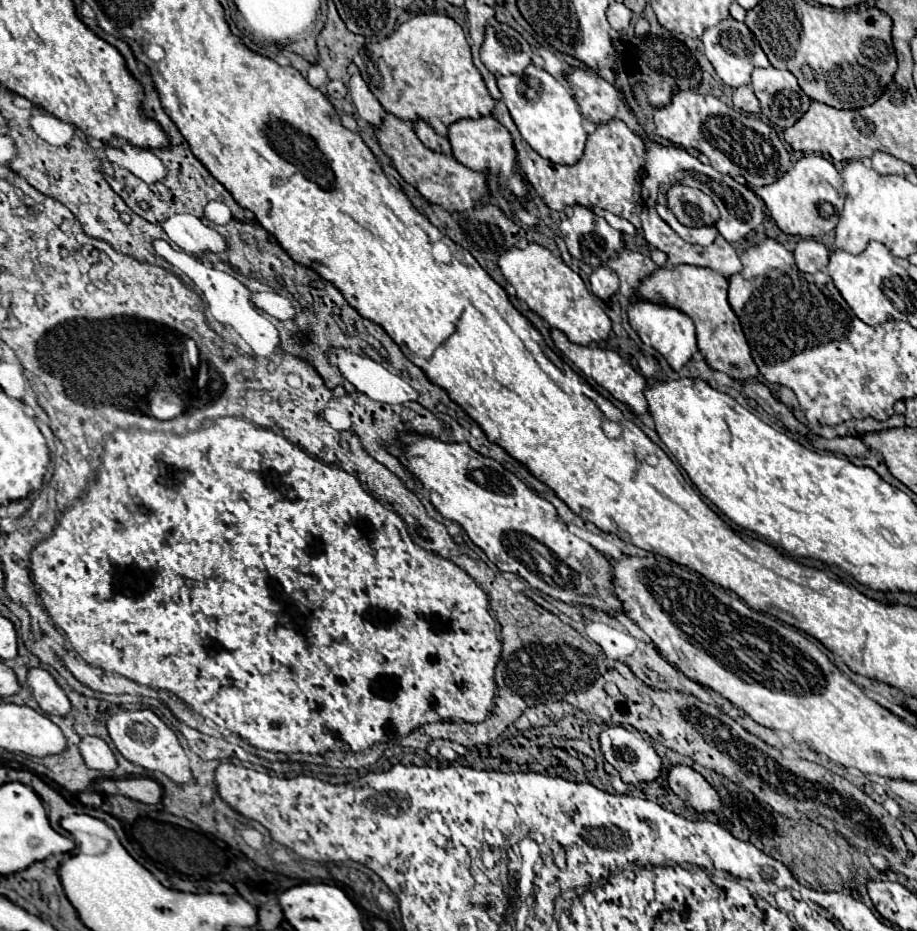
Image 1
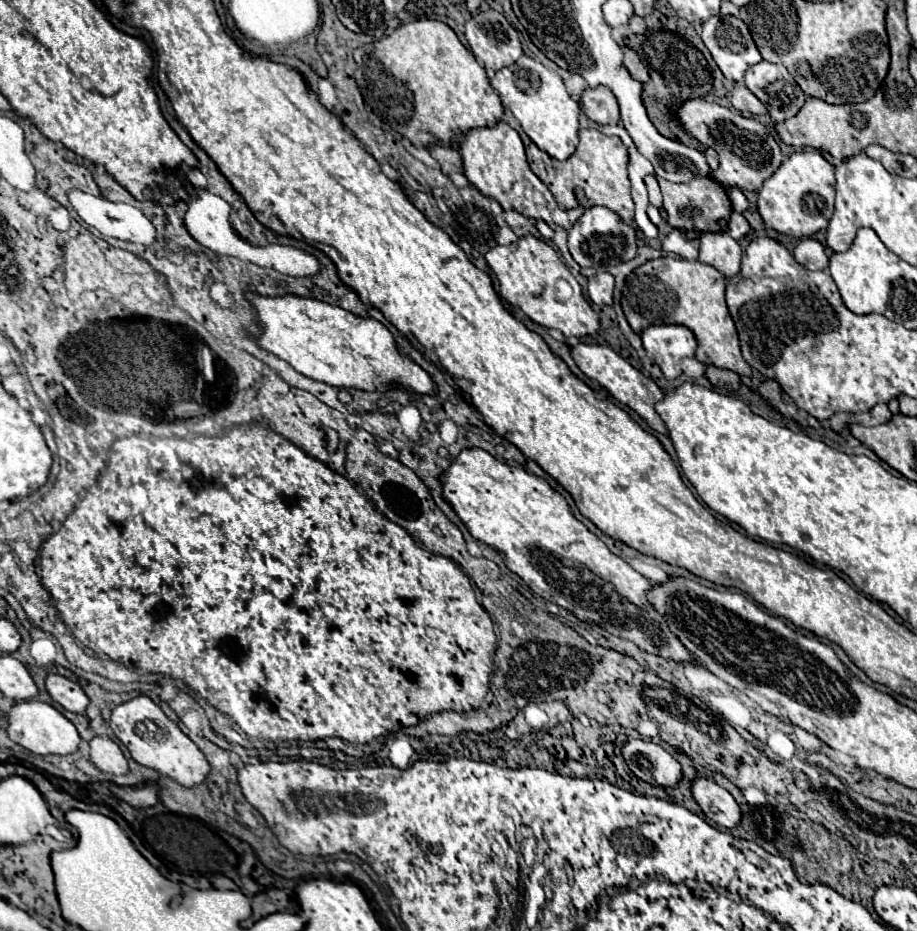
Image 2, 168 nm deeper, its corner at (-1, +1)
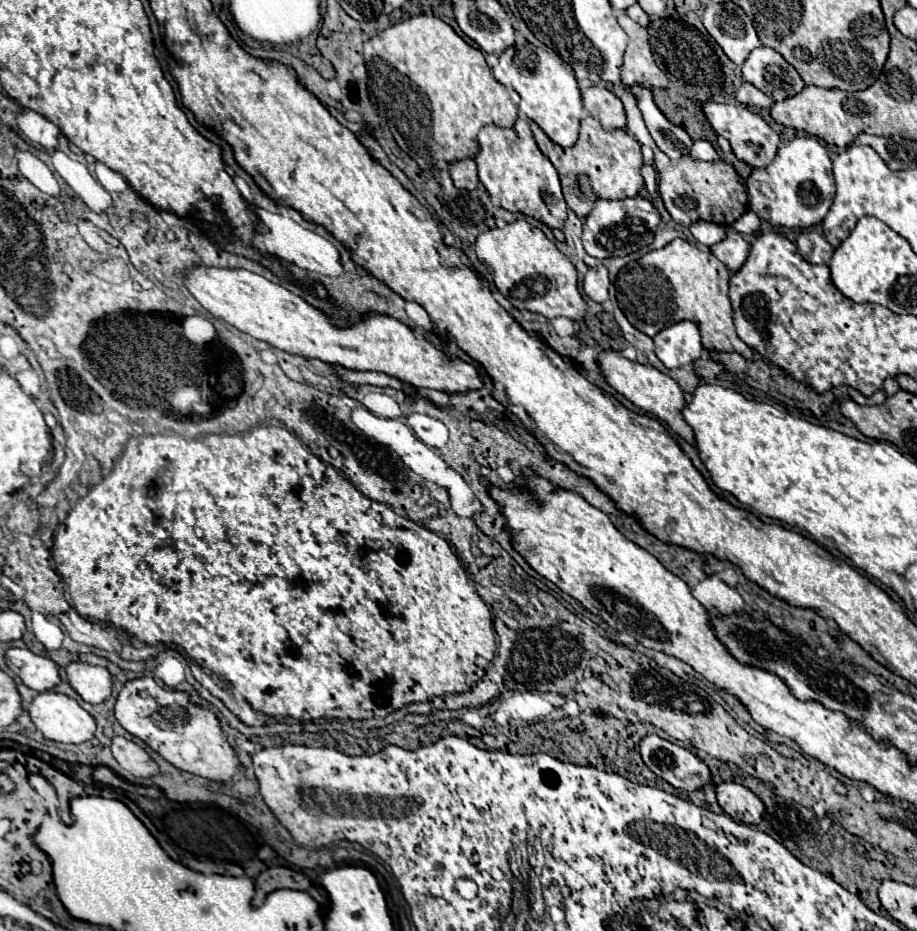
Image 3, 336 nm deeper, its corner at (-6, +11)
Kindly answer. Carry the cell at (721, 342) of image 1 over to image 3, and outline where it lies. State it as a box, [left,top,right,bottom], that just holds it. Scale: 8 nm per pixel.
[615,239,753,361]

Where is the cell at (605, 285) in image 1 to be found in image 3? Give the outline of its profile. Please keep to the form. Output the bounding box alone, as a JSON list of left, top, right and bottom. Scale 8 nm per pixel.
[583,265,609,303]

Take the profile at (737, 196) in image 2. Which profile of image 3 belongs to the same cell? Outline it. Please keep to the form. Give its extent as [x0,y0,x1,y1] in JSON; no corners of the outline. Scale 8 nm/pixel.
[745,137,835,229]

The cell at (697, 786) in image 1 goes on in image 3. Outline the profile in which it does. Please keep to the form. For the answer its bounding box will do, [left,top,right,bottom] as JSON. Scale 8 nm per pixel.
[715,781,765,825]

